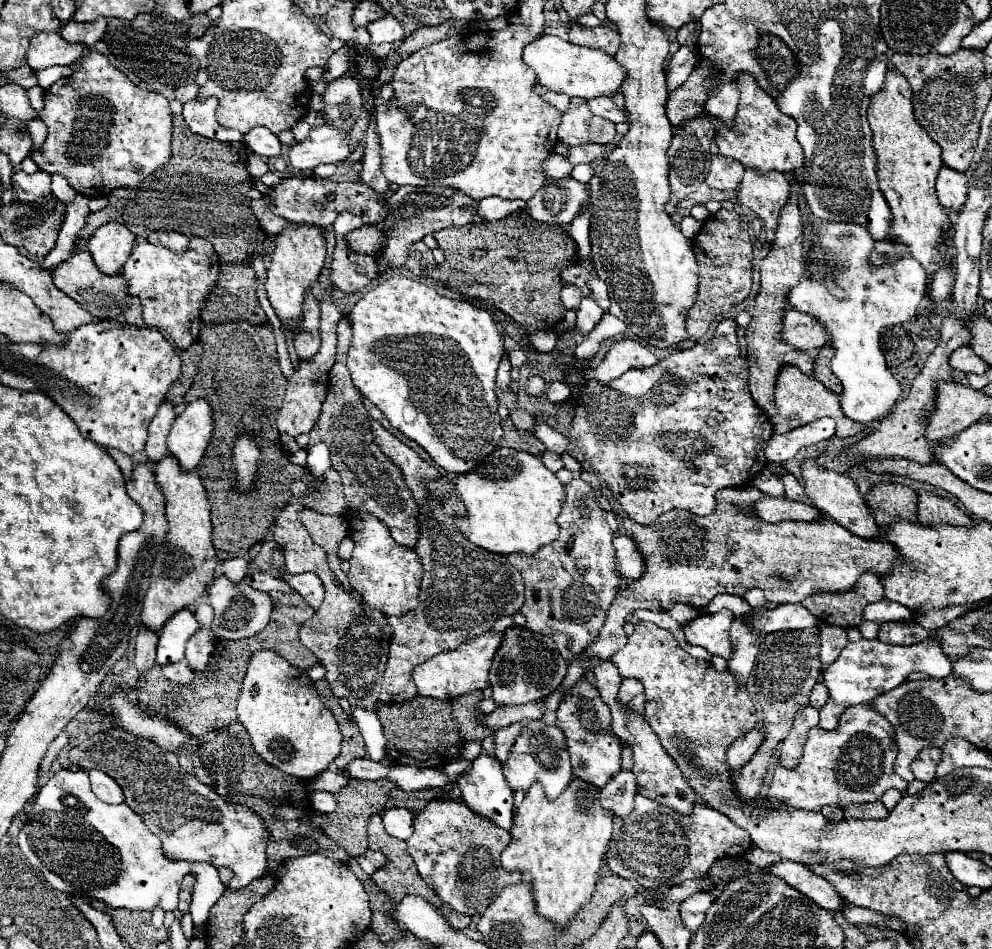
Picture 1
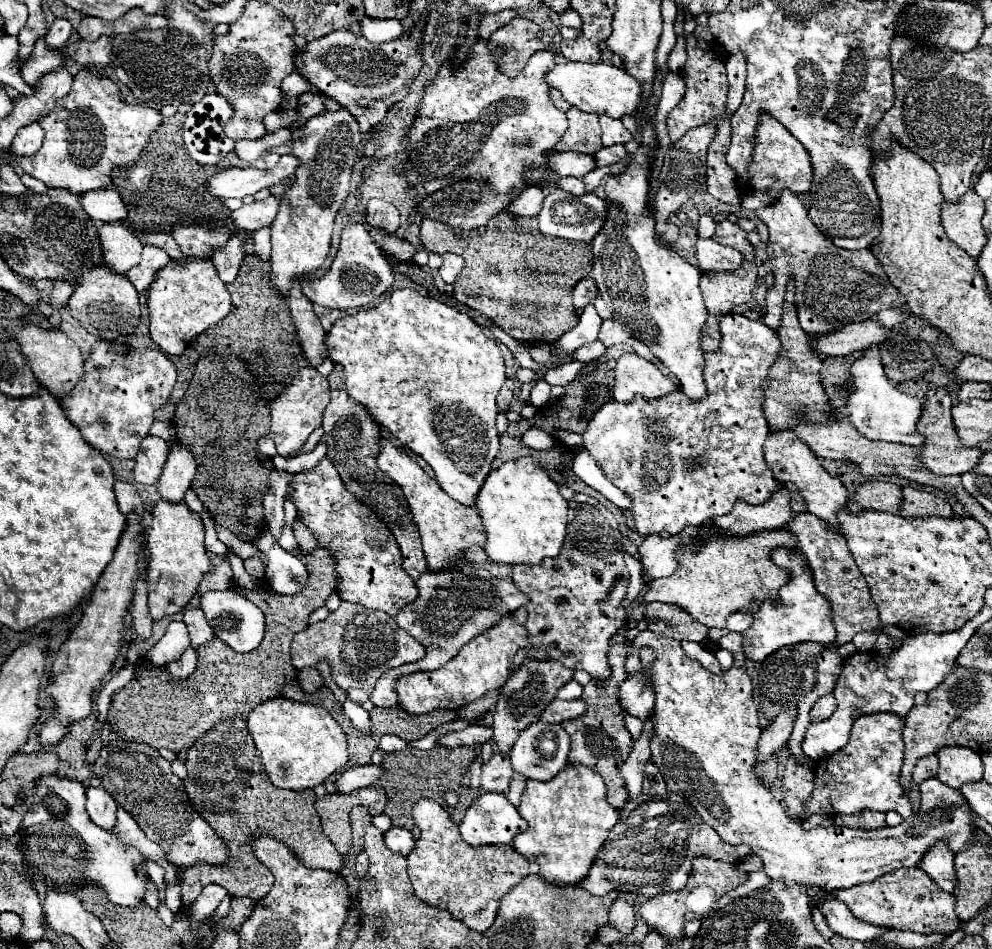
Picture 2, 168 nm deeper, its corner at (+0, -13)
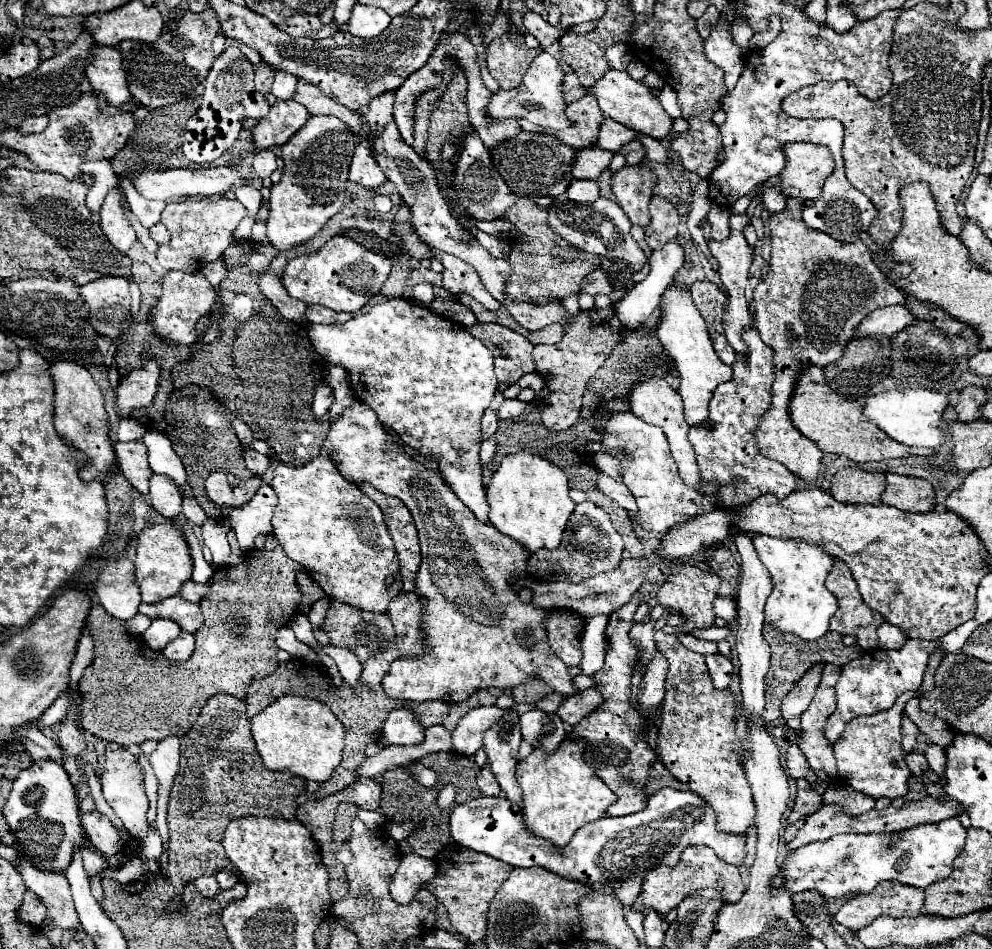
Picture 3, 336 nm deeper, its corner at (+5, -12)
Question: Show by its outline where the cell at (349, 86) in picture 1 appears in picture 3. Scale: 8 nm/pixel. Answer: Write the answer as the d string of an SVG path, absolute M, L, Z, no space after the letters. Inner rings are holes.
M310 116L308 122L282 144L284 172L278 184L272 186L268 240L280 252L292 250L314 238L324 224L338 214L344 202L344 184L354 154L356 136L336 116Z

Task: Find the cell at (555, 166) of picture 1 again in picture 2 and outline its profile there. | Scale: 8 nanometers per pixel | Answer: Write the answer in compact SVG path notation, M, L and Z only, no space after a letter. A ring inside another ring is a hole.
M561 177L559 179L559 187L573 193L573 195L585 195L587 189L585 189L585 183L577 177Z

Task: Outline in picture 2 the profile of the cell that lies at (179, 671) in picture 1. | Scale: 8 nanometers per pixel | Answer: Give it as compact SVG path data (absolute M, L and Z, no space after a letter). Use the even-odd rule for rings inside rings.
M187 647L177 661L167 665L167 671L173 677L189 677L193 673L195 665L197 665L197 649L195 647Z

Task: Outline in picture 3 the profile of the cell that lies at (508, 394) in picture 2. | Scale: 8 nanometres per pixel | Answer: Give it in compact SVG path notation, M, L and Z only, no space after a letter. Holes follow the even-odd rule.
M488 408L488 410L484 412L484 416L482 416L482 440L488 438L488 436L492 436L492 434L496 432L496 428L498 428L498 416L496 416L496 410Z

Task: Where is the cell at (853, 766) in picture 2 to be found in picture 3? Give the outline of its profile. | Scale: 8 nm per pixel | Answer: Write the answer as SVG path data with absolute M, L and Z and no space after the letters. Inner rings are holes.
M908 691L896 700L896 704L890 710L872 714L872 716L860 716L848 722L844 734L834 744L834 754L838 762L838 780L858 792L864 792L878 798L900 798L908 792L908 778L910 770L904 762L904 752L900 744L900 720L904 704L911 698L920 696L919 691Z

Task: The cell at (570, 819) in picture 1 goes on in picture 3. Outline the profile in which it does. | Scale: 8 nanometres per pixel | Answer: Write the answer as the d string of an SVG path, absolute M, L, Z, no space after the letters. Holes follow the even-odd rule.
M566 738L552 756L544 756L542 750L532 750L532 754L516 766L526 828L532 836L550 840L558 852L562 852L580 826L604 818L606 808L616 800L616 794L582 760L582 750L584 740Z

